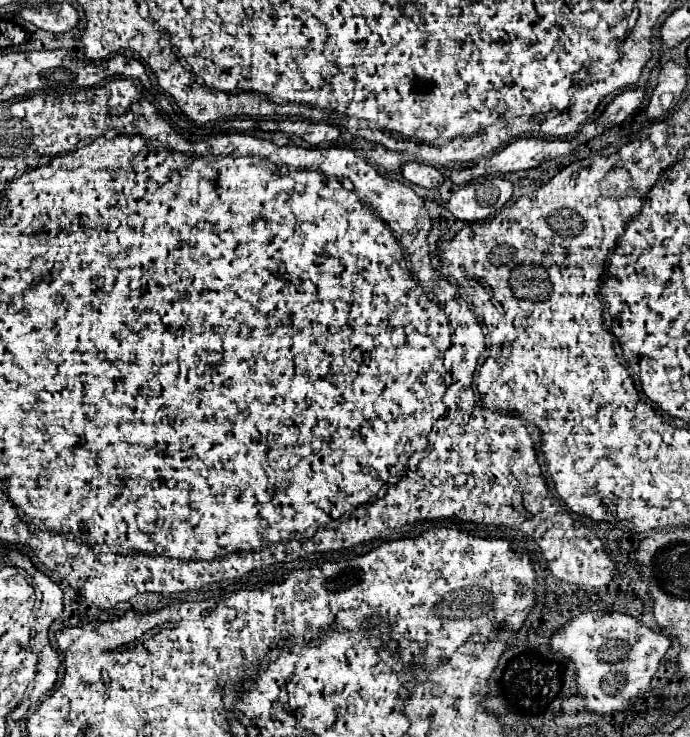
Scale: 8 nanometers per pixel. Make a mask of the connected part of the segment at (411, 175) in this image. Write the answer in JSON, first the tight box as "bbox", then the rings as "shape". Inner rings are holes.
{"bbox":[402,162,444,188],"shape":[[[406,162],[402,166],[402,174],[408,182],[418,184],[422,188],[438,188],[444,182],[444,176],[440,170],[436,170],[434,166],[418,164],[418,162]]]}

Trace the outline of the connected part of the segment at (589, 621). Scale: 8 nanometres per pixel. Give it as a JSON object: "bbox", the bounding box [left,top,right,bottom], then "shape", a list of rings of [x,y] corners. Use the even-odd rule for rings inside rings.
{"bbox":[550,612,670,716],"shape":[[[584,612],[574,616],[550,640],[550,650],[576,666],[576,686],[586,710],[602,716],[630,708],[634,698],[648,688],[668,648],[670,640],[666,636],[618,612]]]}

